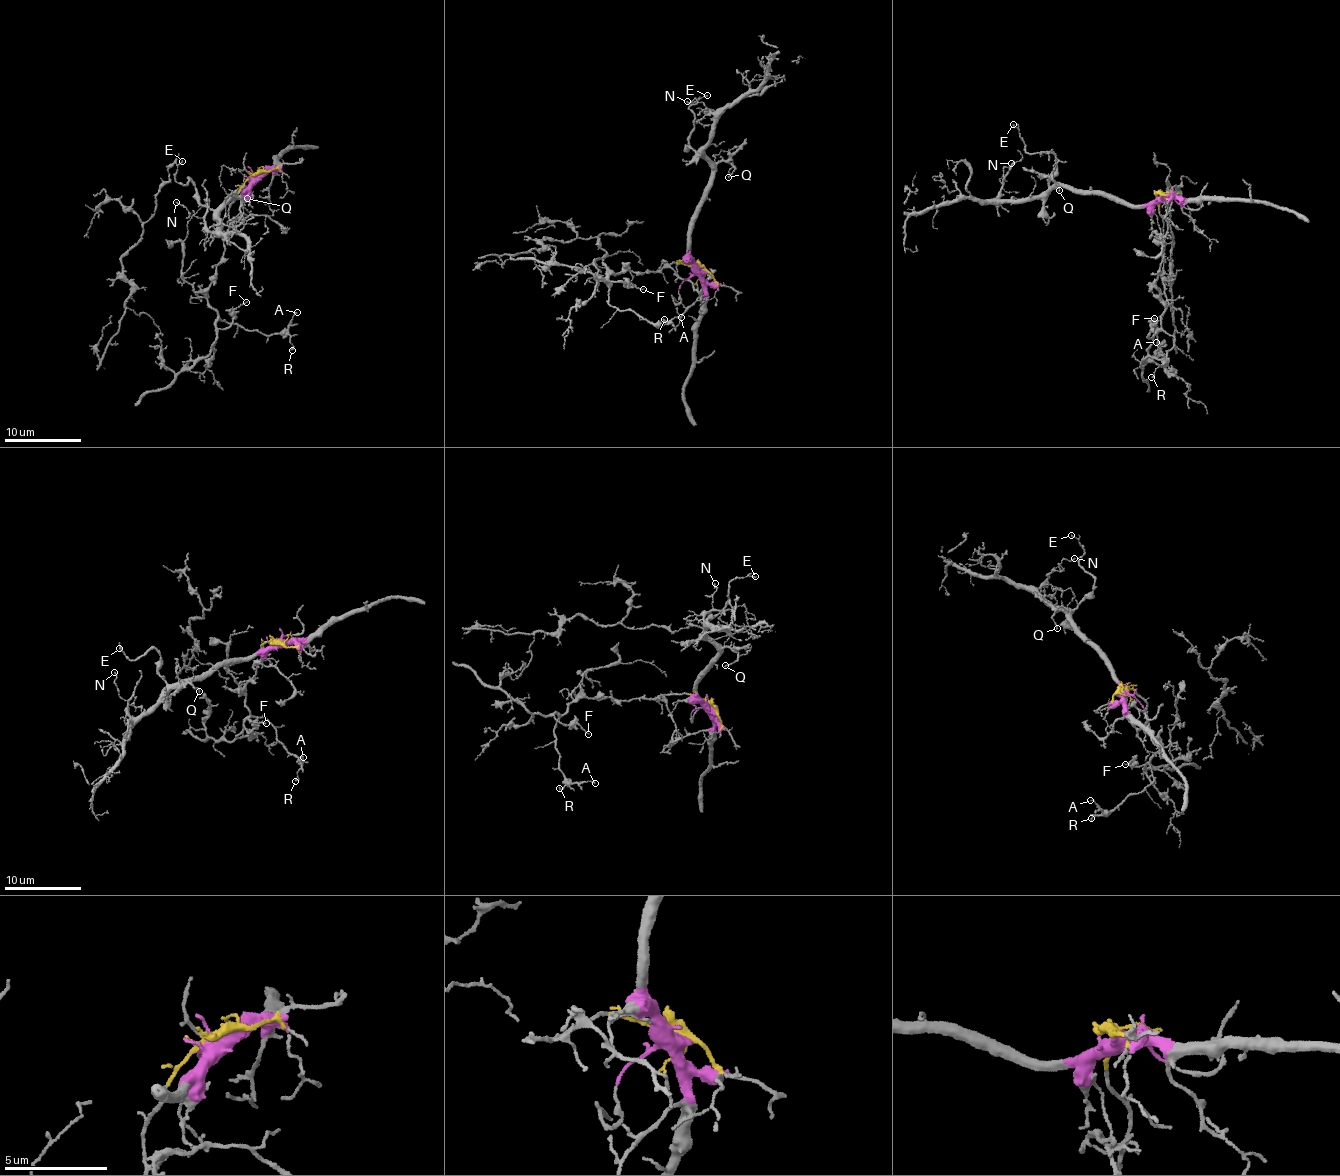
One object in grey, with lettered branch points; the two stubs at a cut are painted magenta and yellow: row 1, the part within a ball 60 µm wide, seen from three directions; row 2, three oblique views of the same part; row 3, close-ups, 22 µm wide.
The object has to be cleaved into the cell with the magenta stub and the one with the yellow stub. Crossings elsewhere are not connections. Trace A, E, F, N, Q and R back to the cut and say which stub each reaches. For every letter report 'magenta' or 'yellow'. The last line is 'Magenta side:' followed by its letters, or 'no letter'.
A: yellow
E: magenta
F: yellow
N: magenta
Q: magenta
R: yellow
Magenta side: E, N, Q

